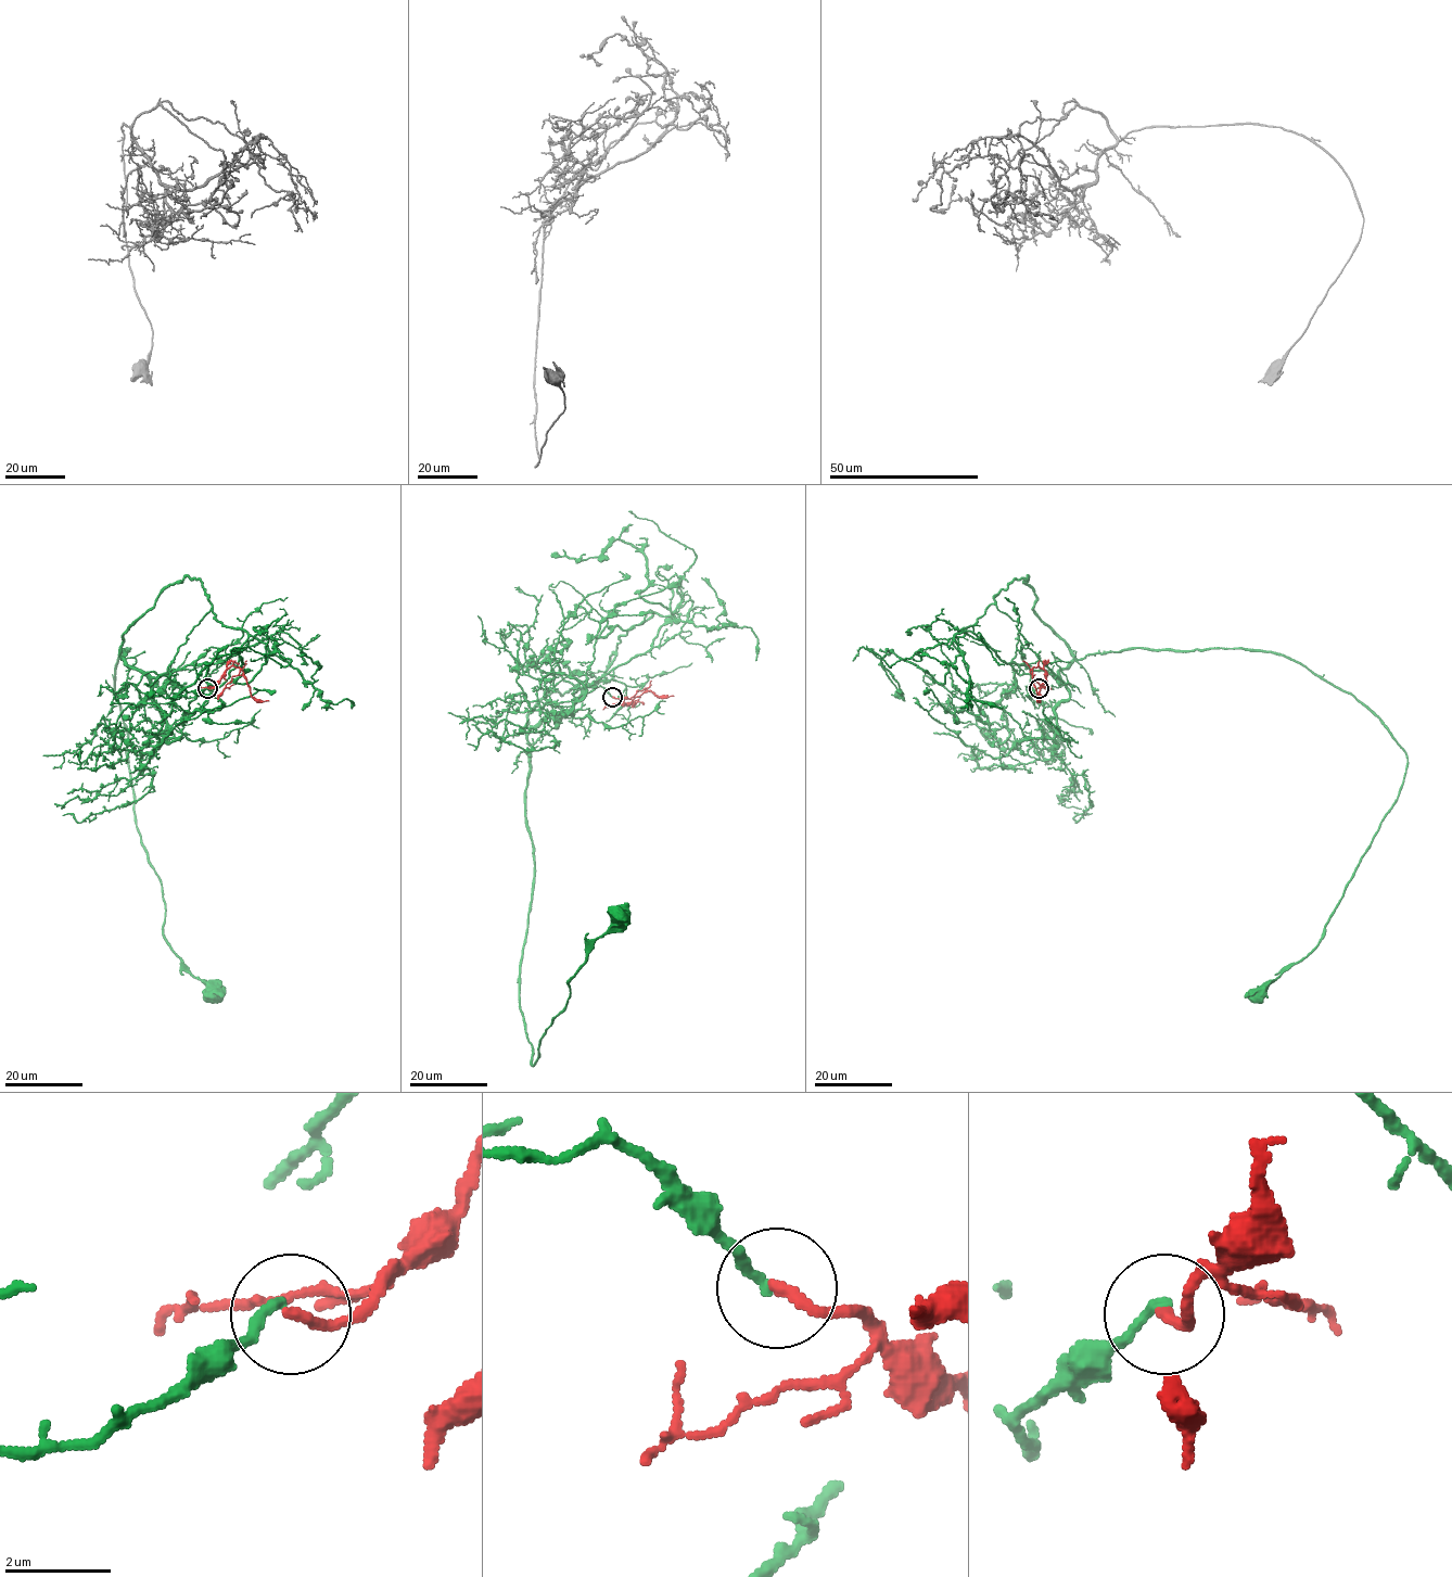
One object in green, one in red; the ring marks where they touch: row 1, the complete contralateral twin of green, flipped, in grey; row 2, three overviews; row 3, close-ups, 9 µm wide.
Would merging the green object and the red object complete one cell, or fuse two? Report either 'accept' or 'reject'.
reject

